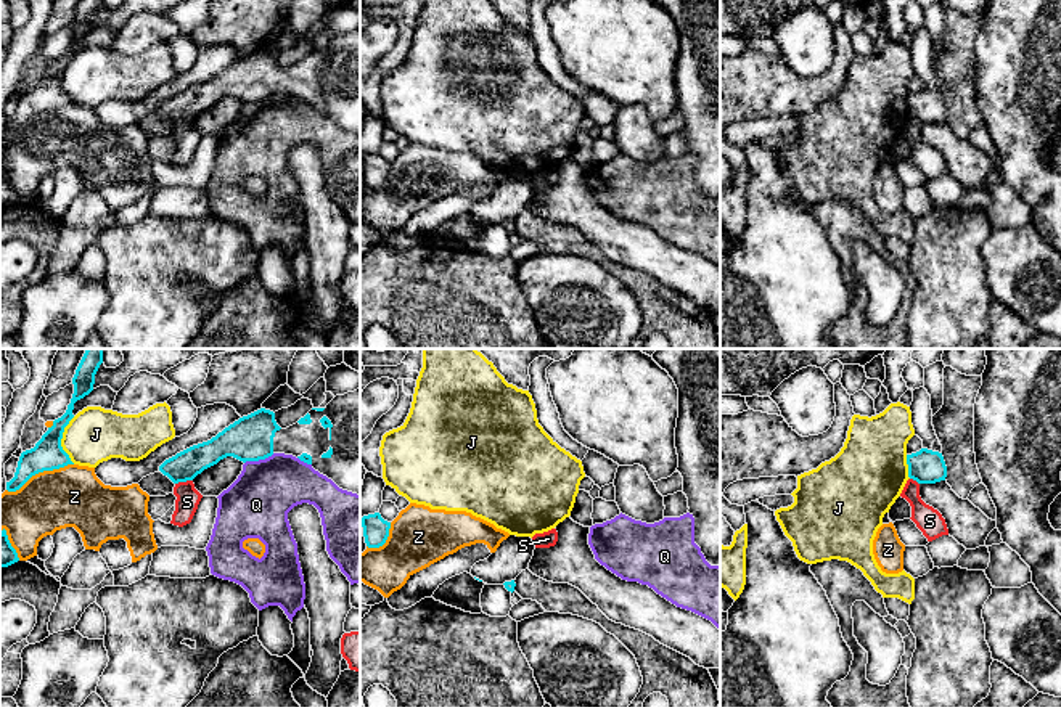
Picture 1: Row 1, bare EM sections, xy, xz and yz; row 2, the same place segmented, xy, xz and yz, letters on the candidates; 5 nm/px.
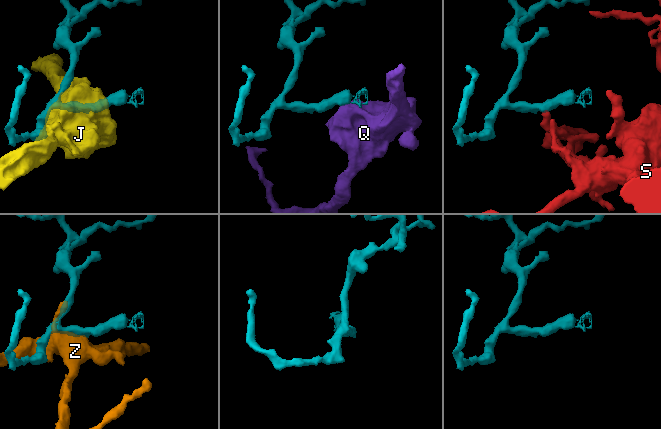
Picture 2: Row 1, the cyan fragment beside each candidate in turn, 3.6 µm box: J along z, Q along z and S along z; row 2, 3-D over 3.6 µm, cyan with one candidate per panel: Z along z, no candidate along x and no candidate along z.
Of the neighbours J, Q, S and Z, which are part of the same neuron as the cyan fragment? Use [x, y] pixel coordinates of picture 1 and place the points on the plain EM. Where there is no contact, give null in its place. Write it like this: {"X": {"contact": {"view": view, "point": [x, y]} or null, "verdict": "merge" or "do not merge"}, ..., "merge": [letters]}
{"J": {"contact": {"view": "xy", "point": [60, 81]}, "verdict": "do not merge"}, "Q": {"contact": {"view": "xy", "point": [259, 98]}, "verdict": "do not merge"}, "S": {"contact": {"view": "xy", "point": [184, 121]}, "verdict": "do not merge"}, "Z": {"contact": {"view": "xy", "point": [39, 111]}, "verdict": "do not merge"}, "merge": []}

